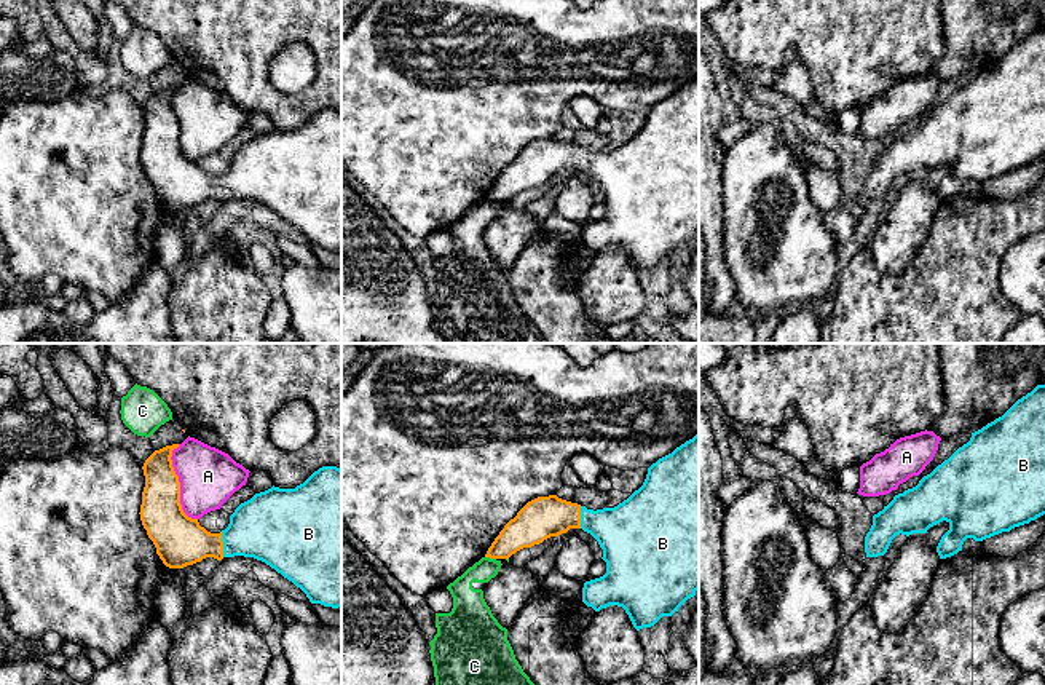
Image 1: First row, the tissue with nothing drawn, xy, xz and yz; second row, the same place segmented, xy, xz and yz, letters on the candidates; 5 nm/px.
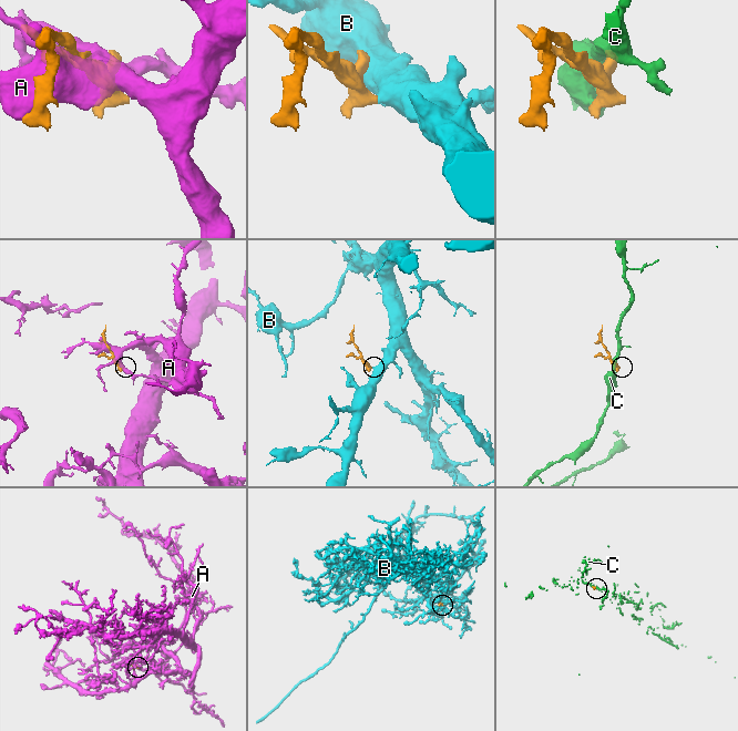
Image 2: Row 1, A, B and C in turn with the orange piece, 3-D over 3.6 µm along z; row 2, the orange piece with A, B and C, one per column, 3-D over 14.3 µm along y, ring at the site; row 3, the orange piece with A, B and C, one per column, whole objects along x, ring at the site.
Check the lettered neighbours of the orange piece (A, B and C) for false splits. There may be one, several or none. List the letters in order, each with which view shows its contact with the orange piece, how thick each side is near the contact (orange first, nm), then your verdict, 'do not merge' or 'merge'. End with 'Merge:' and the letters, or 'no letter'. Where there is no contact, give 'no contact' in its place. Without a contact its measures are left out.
A: contact in xy; calibres 220 and 300 nm; do not merge
B: contact in xy; calibres 260 and 340 nm; merge
C: contact in xz; calibres 180 and 150 nm; do not merge
Merge: B

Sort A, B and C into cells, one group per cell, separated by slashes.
A / B / C

